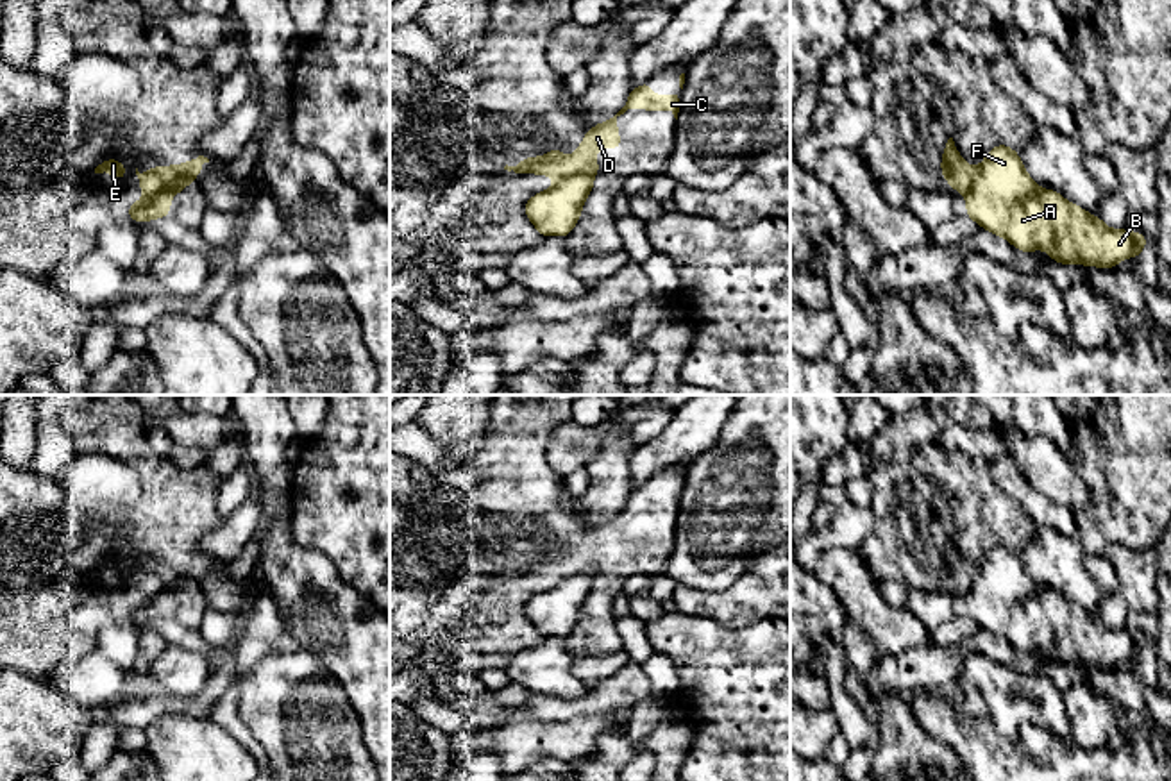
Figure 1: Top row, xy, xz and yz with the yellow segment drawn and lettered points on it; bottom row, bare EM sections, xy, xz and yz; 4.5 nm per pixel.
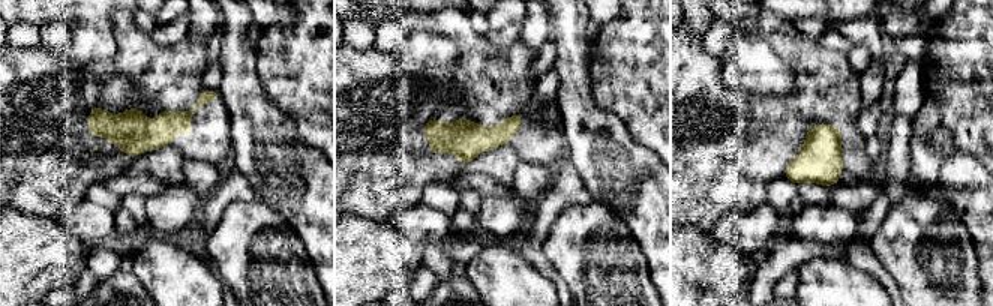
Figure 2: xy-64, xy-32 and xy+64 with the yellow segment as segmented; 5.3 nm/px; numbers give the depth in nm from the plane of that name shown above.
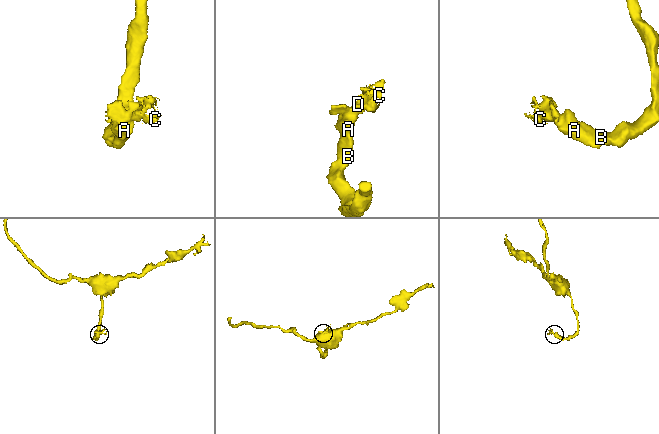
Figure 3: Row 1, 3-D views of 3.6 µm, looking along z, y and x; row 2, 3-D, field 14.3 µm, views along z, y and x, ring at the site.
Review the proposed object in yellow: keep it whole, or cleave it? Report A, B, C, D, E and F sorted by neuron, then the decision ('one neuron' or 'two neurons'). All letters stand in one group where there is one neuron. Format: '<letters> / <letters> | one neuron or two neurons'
A B F / C D E | two neurons

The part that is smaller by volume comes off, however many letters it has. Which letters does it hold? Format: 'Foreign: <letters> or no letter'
Foreign: C, D, E

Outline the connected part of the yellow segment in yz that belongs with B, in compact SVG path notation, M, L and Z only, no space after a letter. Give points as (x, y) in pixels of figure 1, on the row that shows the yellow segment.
M996 145L974 170L965 195L965 216L1008 239L1021 252L1044 248L1062 265L1080 263L1112 270L1126 257L1141 256L1142 232L1108 229L1099 214L1067 202L1053 189L1039 188L1017 152Z

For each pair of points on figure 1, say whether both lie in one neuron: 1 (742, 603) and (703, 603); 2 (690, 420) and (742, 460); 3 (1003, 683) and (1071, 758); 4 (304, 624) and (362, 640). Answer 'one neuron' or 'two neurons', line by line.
1: one neuron
2: two neurons
3: two neurons
4: one neuron

